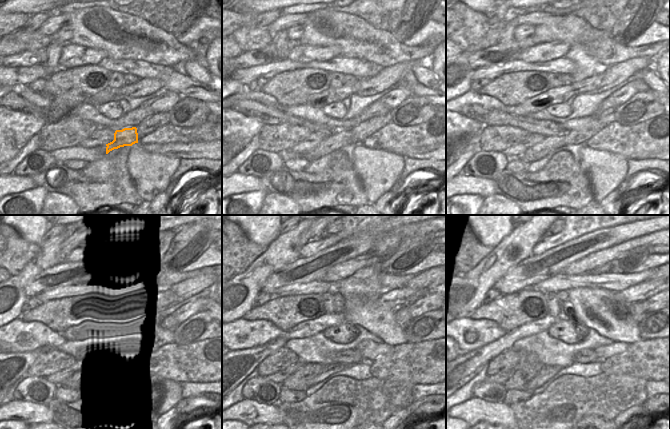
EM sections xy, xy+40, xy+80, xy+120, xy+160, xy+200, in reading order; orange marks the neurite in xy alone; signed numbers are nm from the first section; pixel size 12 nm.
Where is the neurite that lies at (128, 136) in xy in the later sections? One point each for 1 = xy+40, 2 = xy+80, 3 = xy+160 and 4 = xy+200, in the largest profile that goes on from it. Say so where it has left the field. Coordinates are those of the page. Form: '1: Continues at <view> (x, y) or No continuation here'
1: Continues at xy+40 (341, 138)
2: Continues at xy+80 (562, 138)
3: Continues at xy+160 (330, 369)
4: Continues at xy+200 (548, 372)

